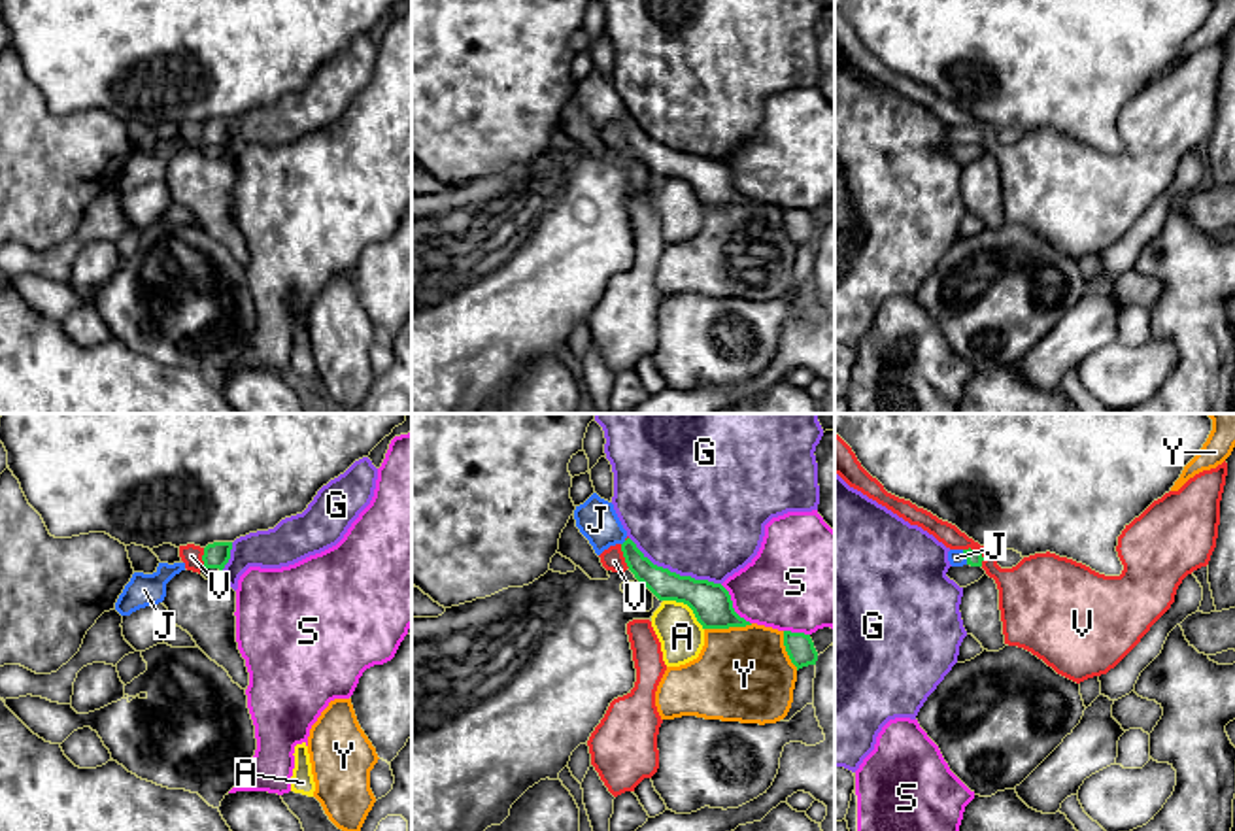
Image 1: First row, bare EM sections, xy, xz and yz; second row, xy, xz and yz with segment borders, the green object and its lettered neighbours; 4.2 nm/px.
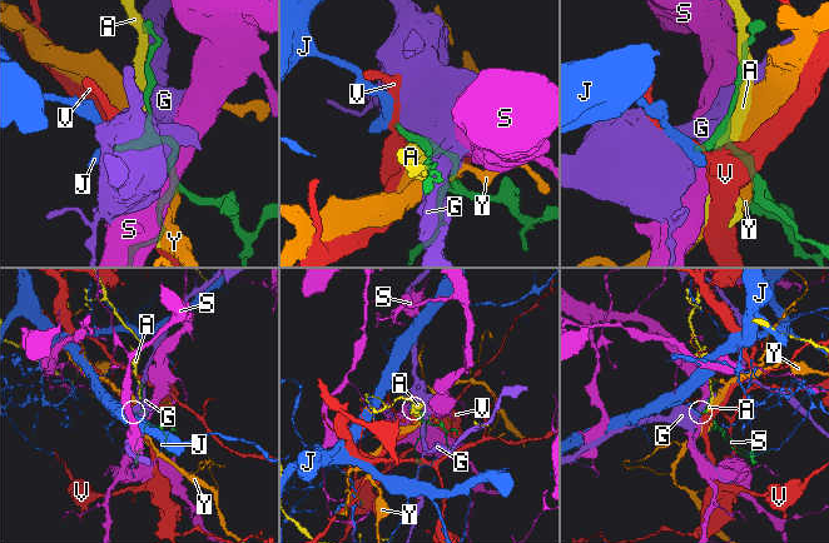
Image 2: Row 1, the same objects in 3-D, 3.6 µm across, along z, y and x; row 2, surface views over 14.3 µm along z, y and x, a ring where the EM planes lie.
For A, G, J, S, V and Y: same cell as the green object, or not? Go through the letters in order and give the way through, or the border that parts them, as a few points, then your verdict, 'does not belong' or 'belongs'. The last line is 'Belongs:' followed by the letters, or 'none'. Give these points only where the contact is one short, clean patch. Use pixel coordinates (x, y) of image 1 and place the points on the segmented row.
A: does not belong
G: does not belong
J: runs through yz (975, 558), (965, 556), (956, 558); belongs
S: does not belong
V: border along yz (964, 548), (975, 548), (982, 558), (982, 565); does not belong
Y: does not belong
Belongs: J

